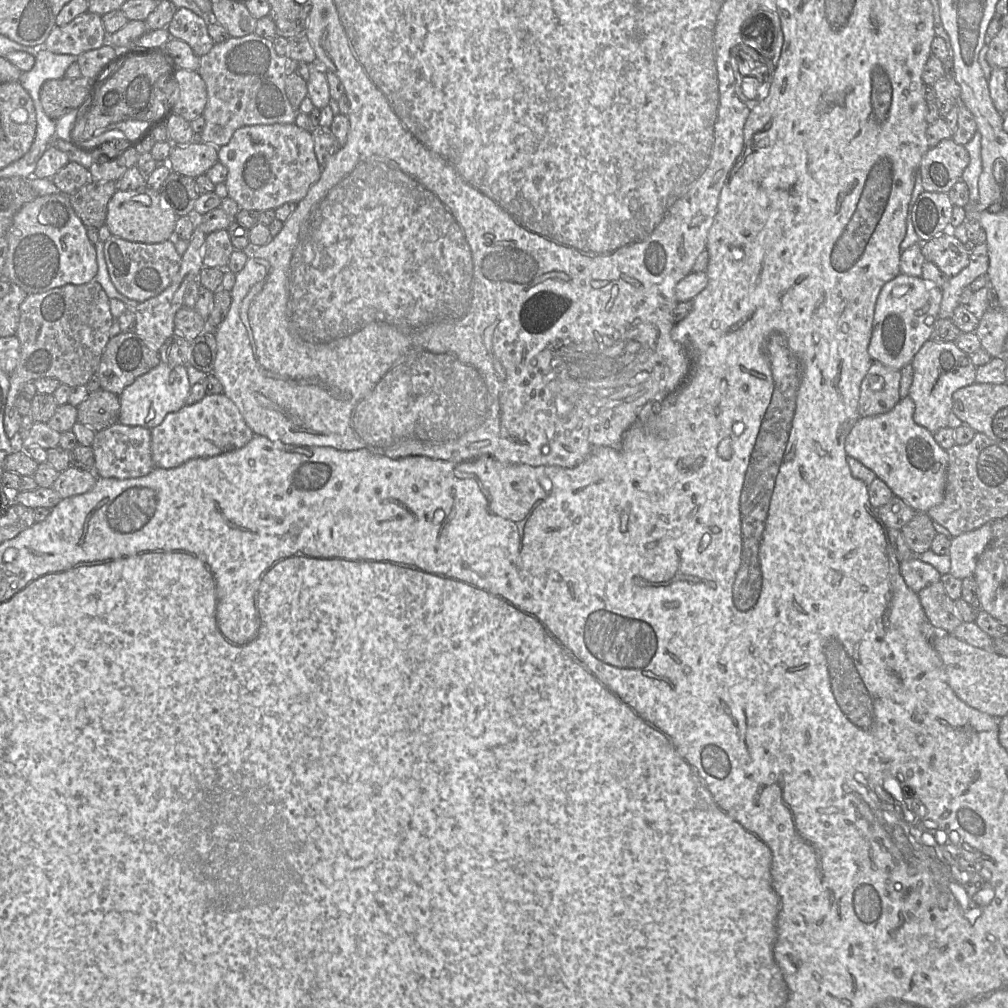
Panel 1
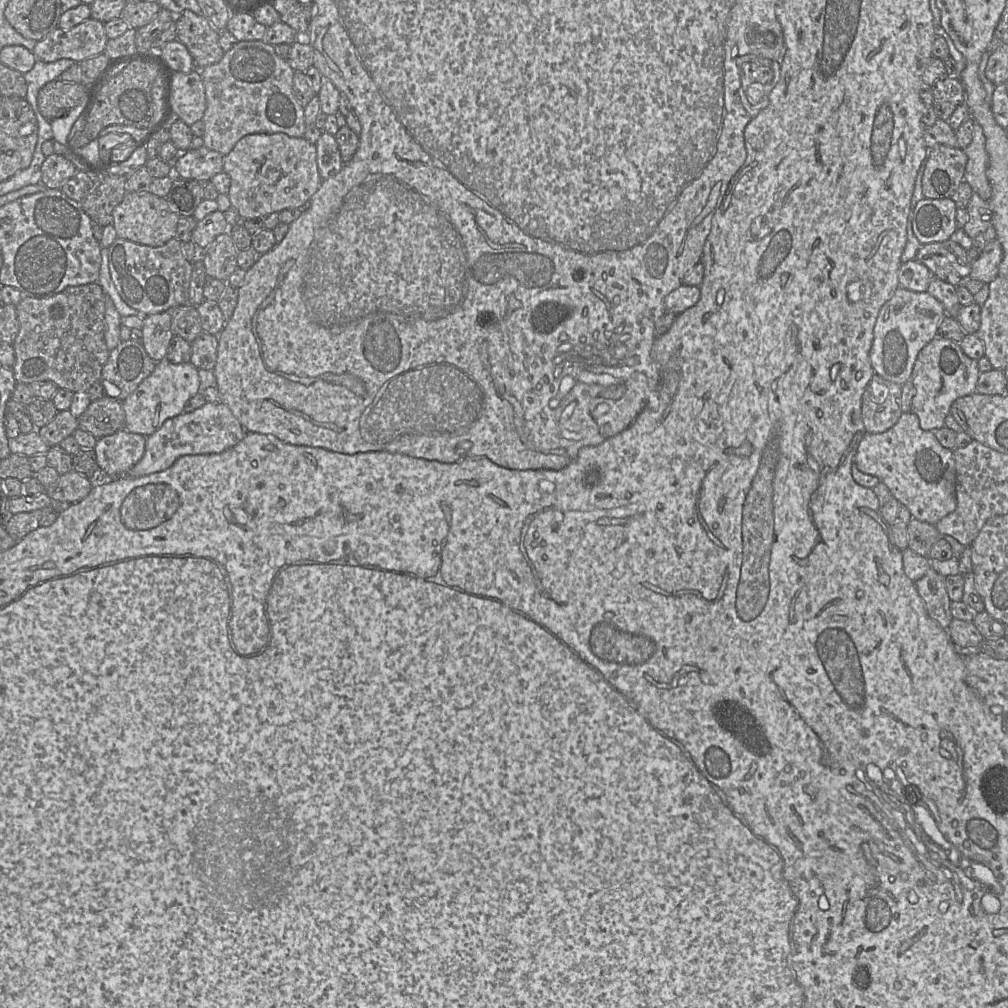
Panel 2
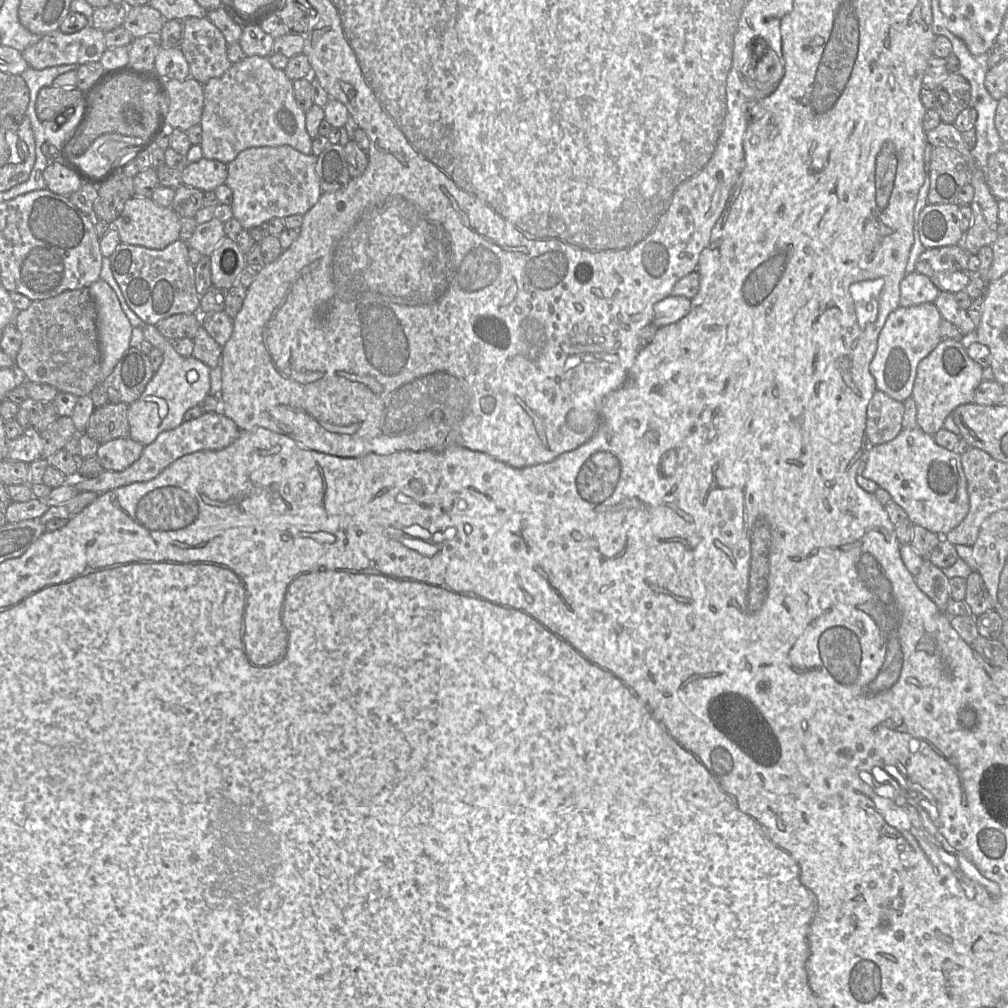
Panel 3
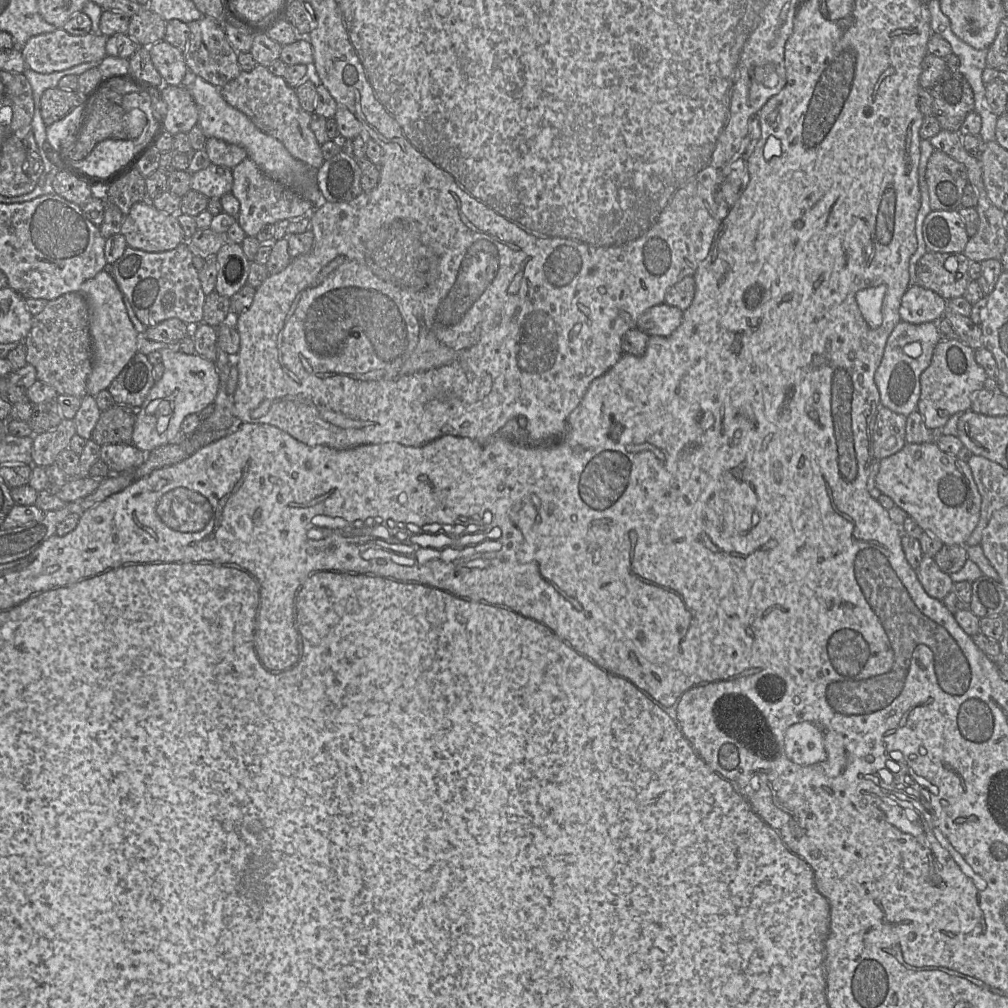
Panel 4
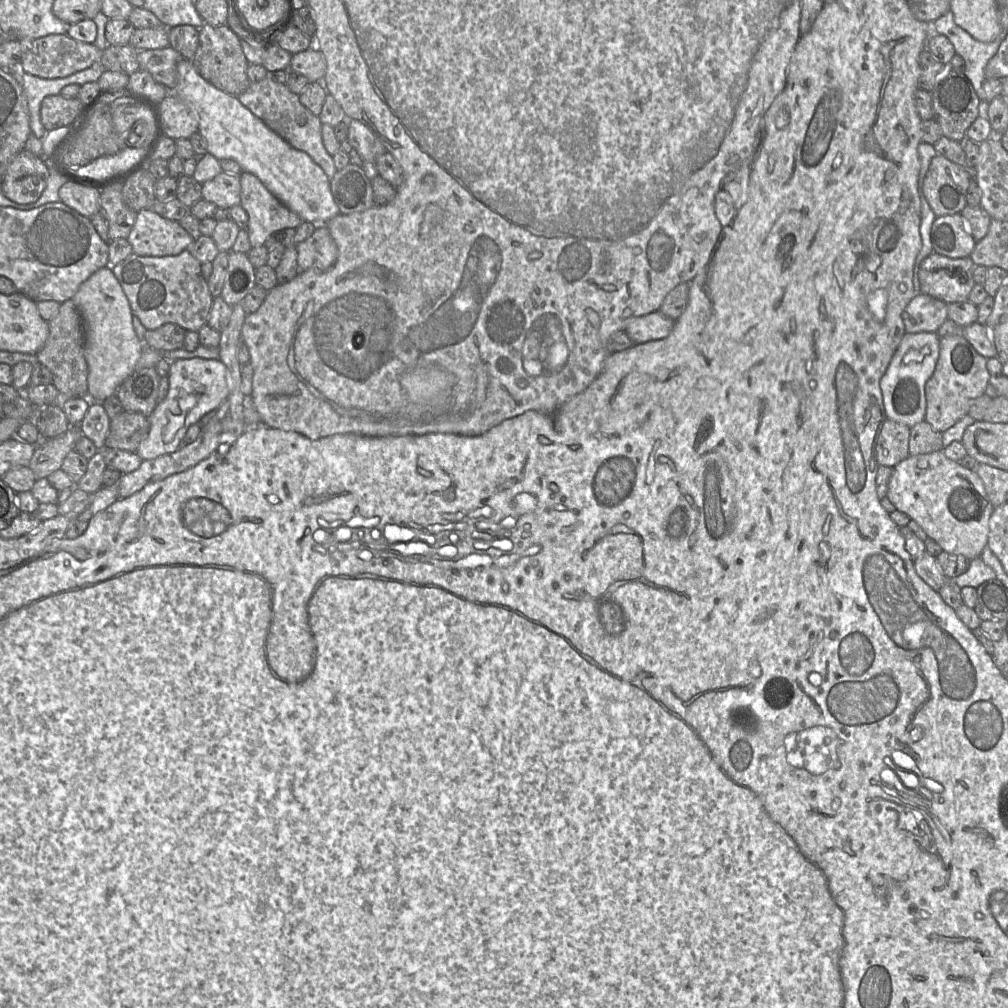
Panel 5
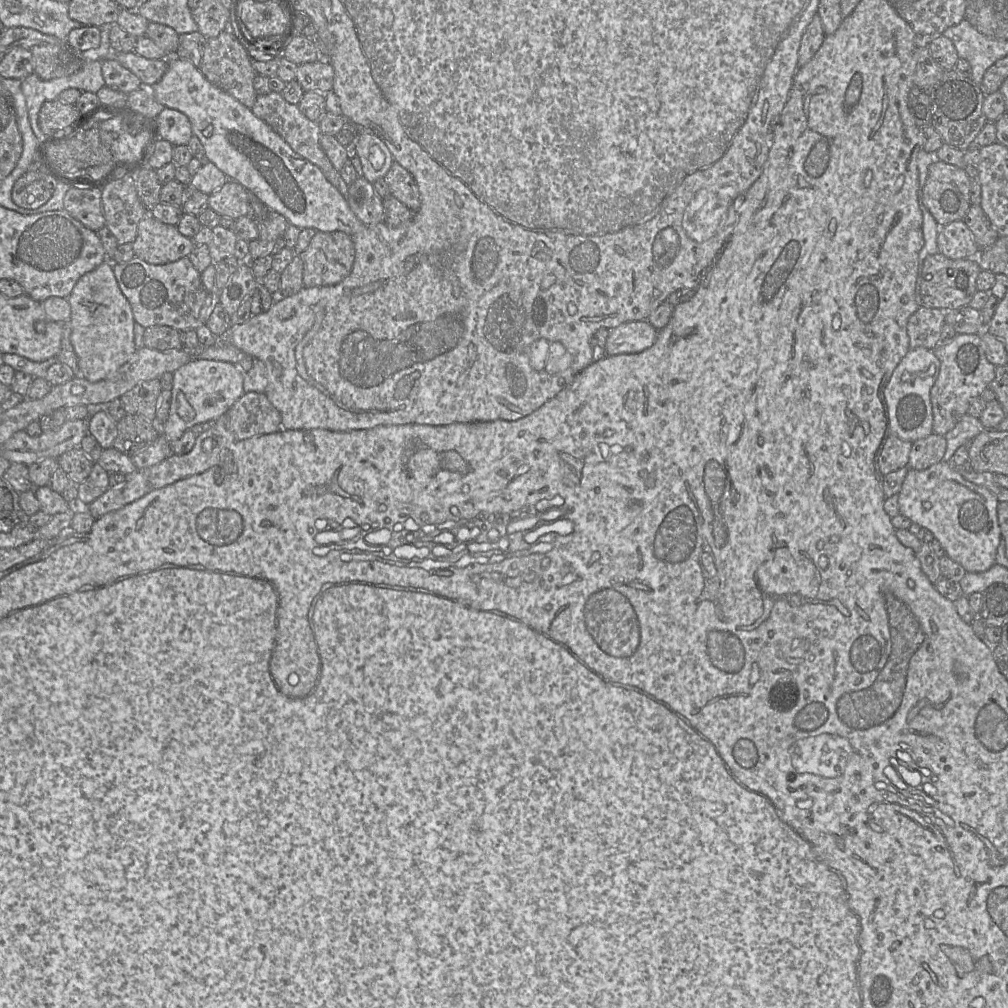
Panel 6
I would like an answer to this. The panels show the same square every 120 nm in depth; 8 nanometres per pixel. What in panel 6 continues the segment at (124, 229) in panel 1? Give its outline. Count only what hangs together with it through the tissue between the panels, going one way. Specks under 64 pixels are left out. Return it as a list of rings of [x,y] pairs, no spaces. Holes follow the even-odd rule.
[[[151,214],[140,221],[132,243],[135,257],[153,265],[188,257],[195,246],[194,241],[183,236],[177,226],[165,224]]]

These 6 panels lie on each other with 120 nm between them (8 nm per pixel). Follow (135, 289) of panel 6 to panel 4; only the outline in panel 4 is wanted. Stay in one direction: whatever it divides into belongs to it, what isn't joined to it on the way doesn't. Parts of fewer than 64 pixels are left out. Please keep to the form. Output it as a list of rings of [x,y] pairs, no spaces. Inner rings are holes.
[[[184,241],[175,249],[164,252],[145,252],[127,247],[123,255],[112,264],[112,275],[128,299],[137,318],[148,328],[162,321],[178,318],[193,327],[203,323],[203,307],[206,295],[199,280],[199,273],[193,265],[193,254]]]

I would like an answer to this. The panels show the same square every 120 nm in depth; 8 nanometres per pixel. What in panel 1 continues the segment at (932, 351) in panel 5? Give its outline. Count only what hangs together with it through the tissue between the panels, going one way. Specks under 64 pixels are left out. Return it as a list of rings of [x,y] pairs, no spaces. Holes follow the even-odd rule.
[[[900,273],[881,289],[875,307],[873,331],[868,352],[873,361],[901,370],[910,364],[915,354],[931,334],[939,319],[942,291],[922,277]]]

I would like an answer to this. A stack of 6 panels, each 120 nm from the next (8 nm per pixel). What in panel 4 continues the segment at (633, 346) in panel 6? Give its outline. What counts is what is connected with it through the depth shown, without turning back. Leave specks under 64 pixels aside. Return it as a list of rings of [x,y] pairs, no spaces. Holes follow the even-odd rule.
[[[661,303],[650,307],[640,315],[636,328],[649,336],[669,336],[680,326],[682,319],[681,309]]]

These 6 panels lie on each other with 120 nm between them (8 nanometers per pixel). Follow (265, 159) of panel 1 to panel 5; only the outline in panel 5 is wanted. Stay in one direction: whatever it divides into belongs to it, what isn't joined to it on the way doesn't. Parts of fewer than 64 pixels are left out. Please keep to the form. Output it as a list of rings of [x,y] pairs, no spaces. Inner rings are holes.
[[[240,174],[241,203],[248,215],[247,233],[252,247],[264,246],[267,239],[283,229],[296,229],[303,220],[281,203],[253,174]]]

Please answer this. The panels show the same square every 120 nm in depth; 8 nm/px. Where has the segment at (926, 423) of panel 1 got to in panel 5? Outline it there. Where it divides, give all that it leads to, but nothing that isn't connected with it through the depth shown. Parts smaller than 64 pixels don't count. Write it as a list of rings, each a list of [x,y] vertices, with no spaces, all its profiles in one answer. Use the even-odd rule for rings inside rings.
[[[960,333],[940,338],[939,356],[932,376],[925,384],[926,412],[924,421],[940,433],[968,415],[974,399],[985,393],[989,383],[987,359],[980,355]]]

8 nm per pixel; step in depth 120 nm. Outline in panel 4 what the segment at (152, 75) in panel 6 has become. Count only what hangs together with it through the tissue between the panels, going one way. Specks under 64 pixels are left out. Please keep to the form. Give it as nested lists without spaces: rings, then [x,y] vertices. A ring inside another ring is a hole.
[[[164,40],[148,48],[152,63],[160,74],[163,85],[181,85],[187,71],[183,53]]]

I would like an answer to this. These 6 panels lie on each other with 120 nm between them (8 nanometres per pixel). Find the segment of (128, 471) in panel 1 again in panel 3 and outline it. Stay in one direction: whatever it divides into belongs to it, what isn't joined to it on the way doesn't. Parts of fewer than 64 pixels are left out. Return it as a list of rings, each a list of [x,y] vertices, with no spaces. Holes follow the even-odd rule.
[[[128,436],[100,444],[96,455],[105,470],[119,472],[132,465],[143,449],[142,443]]]

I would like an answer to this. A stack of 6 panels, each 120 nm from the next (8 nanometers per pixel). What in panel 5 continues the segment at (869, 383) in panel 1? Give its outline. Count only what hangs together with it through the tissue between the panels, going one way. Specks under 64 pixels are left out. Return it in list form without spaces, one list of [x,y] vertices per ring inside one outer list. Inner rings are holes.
[[[887,417],[878,432],[875,460],[879,466],[894,467],[909,454],[910,428]]]

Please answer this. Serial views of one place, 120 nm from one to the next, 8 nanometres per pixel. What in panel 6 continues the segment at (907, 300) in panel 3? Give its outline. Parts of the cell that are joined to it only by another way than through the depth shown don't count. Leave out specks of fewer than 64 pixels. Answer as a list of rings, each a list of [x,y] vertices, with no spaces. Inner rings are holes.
[[[920,305],[908,320],[907,333],[910,348],[924,347],[934,350],[941,343],[941,331],[946,312]]]

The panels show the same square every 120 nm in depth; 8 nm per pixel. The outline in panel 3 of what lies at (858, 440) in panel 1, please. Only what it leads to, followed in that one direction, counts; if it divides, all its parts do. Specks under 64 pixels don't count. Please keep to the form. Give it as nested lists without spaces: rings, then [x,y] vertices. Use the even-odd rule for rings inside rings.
[[[919,427],[908,430],[903,428],[893,440],[869,446],[862,475],[885,489],[892,500],[905,510],[914,525],[920,525],[942,538],[958,526],[968,513],[969,497],[961,455],[939,446],[932,435],[923,432]]]

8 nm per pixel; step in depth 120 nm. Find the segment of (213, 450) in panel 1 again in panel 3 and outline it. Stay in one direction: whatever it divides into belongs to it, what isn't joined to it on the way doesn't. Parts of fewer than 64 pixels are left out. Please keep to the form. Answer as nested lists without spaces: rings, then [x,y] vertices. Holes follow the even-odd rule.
[[[221,411],[203,413],[200,417],[182,422],[172,430],[161,432],[150,444],[144,446],[141,456],[123,471],[104,470],[95,478],[69,478],[78,492],[103,493],[134,482],[149,481],[180,457],[203,450],[221,450],[229,446],[240,434],[236,423]]]

